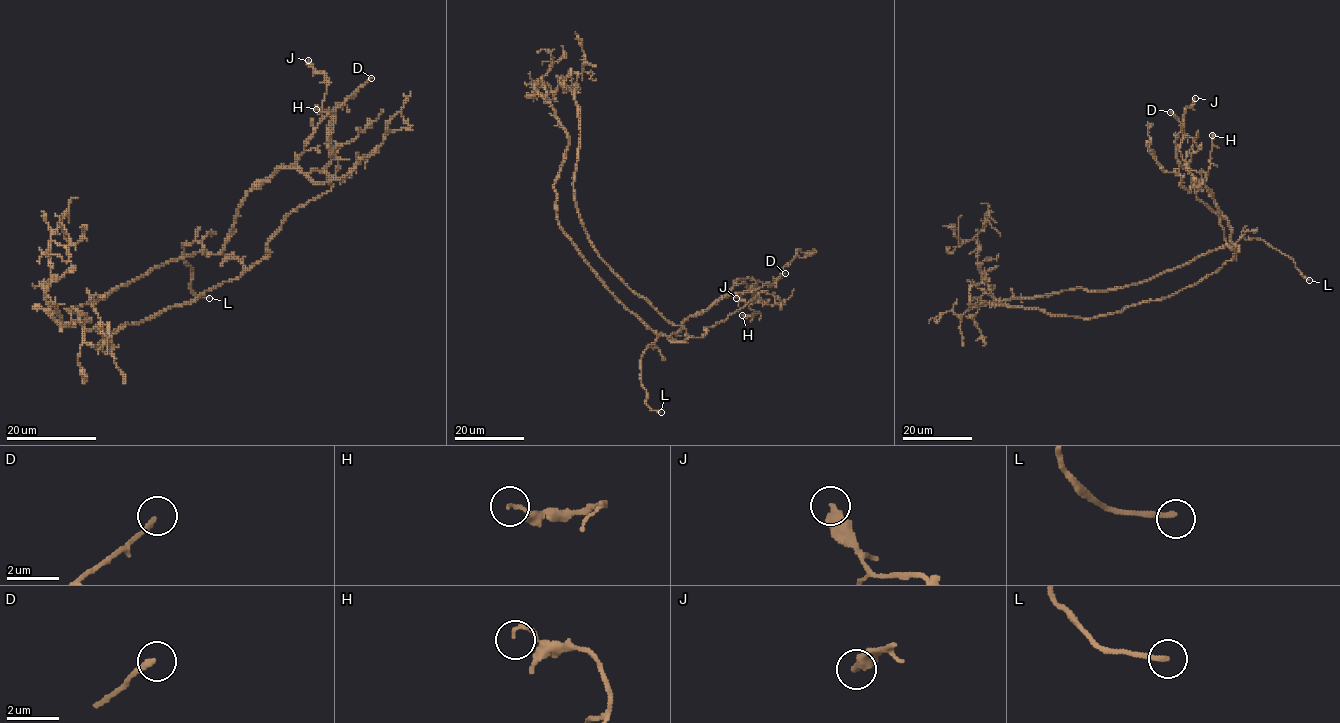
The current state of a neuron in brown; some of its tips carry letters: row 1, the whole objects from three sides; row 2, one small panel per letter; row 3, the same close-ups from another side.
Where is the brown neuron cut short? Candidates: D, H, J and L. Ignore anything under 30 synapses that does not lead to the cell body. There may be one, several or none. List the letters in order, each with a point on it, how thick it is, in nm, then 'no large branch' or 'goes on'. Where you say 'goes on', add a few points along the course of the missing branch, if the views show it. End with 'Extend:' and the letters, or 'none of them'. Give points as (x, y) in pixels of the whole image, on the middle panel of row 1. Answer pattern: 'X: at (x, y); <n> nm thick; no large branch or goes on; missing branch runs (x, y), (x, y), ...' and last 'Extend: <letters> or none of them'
D: at (785, 273); 170 nm thick; no large branch
H: at (742, 315); 110 nm thick; no large branch
J: at (736, 298); 380 nm thick; no large branch
L: at (661, 412); 200 nm thick; goes on
Extend: L

